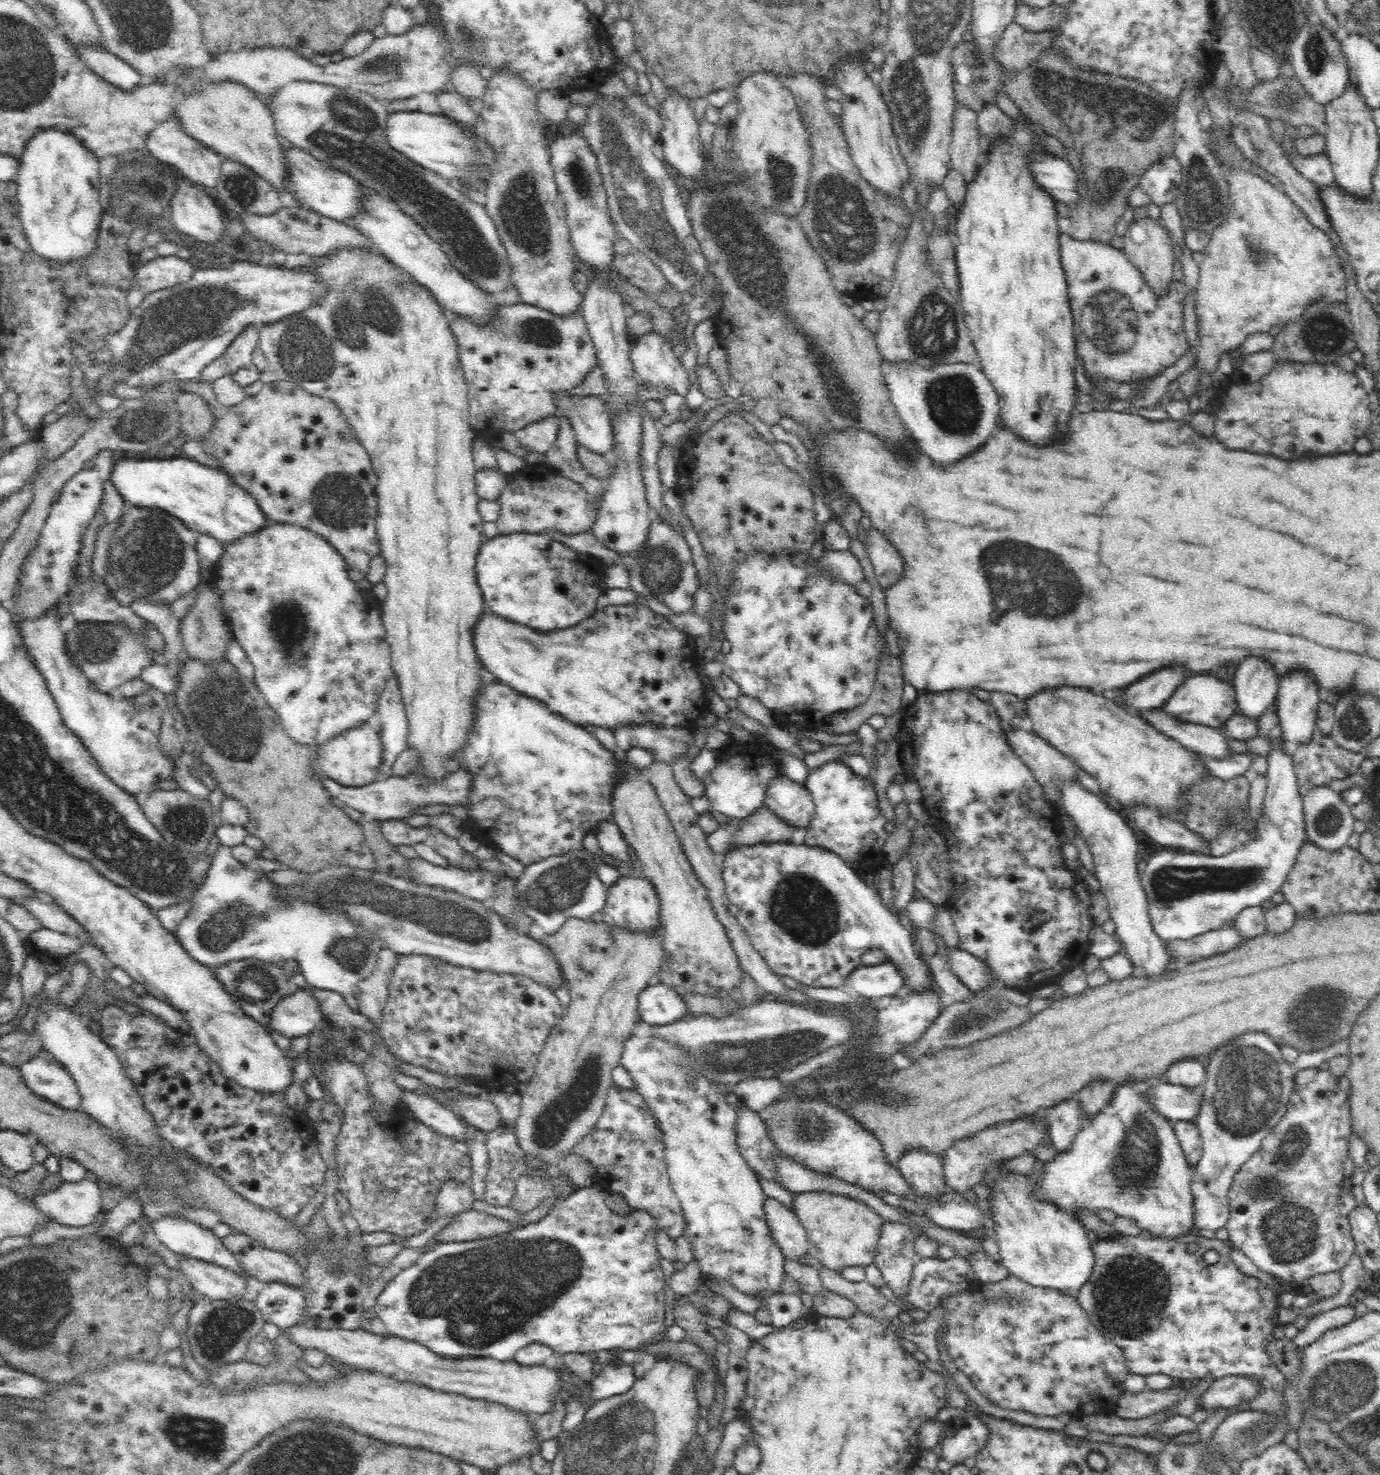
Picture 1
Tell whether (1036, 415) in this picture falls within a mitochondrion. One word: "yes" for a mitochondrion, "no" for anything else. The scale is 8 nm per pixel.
no

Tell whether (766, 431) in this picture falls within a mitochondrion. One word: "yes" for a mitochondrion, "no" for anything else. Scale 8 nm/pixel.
no

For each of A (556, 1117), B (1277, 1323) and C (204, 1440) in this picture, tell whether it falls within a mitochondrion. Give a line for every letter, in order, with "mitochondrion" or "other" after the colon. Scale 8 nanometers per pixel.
A: mitochondrion
B: other
C: mitochondrion

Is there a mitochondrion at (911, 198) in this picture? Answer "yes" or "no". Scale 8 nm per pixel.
no

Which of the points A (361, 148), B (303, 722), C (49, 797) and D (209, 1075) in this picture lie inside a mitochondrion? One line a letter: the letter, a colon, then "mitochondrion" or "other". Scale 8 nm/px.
A: mitochondrion
B: other
C: mitochondrion
D: other

